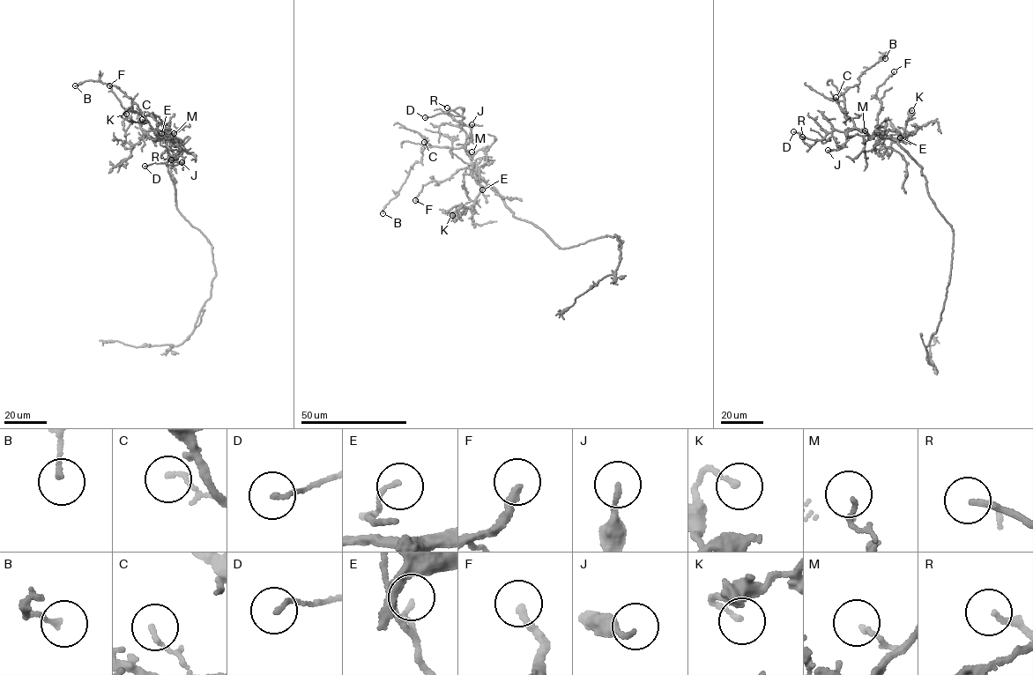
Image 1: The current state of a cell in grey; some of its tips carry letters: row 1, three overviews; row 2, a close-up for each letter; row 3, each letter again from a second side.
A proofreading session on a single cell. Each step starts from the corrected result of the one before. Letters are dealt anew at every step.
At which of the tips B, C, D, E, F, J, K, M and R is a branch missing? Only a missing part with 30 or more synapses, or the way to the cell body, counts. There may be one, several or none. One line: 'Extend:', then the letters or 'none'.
Extend: F

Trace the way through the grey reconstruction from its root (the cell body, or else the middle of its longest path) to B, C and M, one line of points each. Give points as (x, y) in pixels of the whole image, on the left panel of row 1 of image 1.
B: (175, 192), (166, 162), (171, 141), (159, 138), (168, 135), (152, 128), (115, 85), (95, 80), (75, 85)
C: (175, 192), (166, 162), (171, 141), (168, 137), (159, 138), (166, 141), (170, 137), (142, 119)
M: (175, 192), (166, 162), (171, 141), (168, 137), (159, 138), (166, 141), (174, 136), (174, 133)

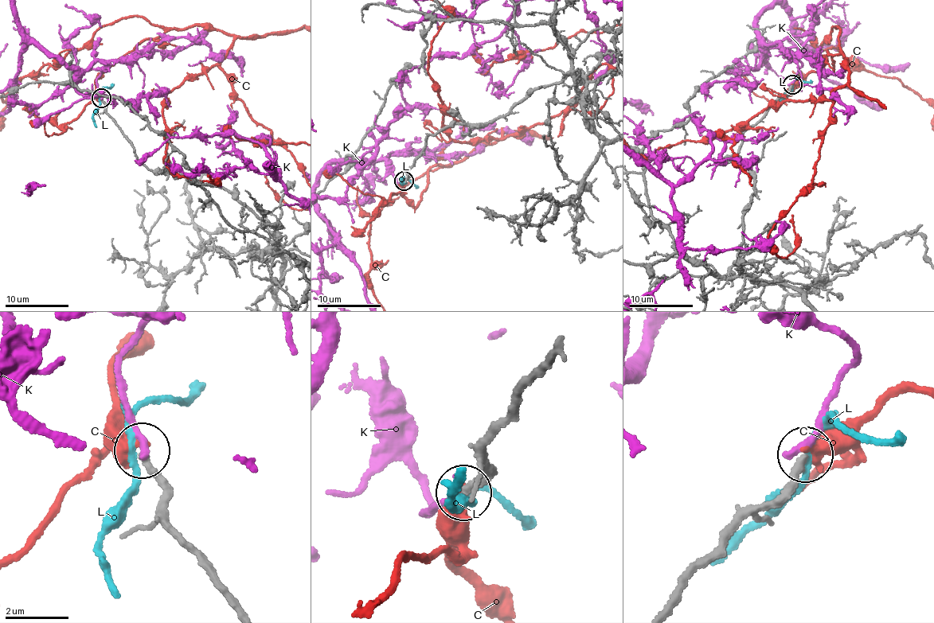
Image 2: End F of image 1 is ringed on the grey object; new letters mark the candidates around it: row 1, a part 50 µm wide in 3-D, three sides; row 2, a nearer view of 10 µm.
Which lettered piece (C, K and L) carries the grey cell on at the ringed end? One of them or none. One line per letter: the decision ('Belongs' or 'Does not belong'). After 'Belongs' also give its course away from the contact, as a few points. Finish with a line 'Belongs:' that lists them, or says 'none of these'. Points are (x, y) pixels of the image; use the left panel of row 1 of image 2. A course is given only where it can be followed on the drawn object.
C: Does not belong
K: Does not belong
L: Does not belong
Belongs: none of these

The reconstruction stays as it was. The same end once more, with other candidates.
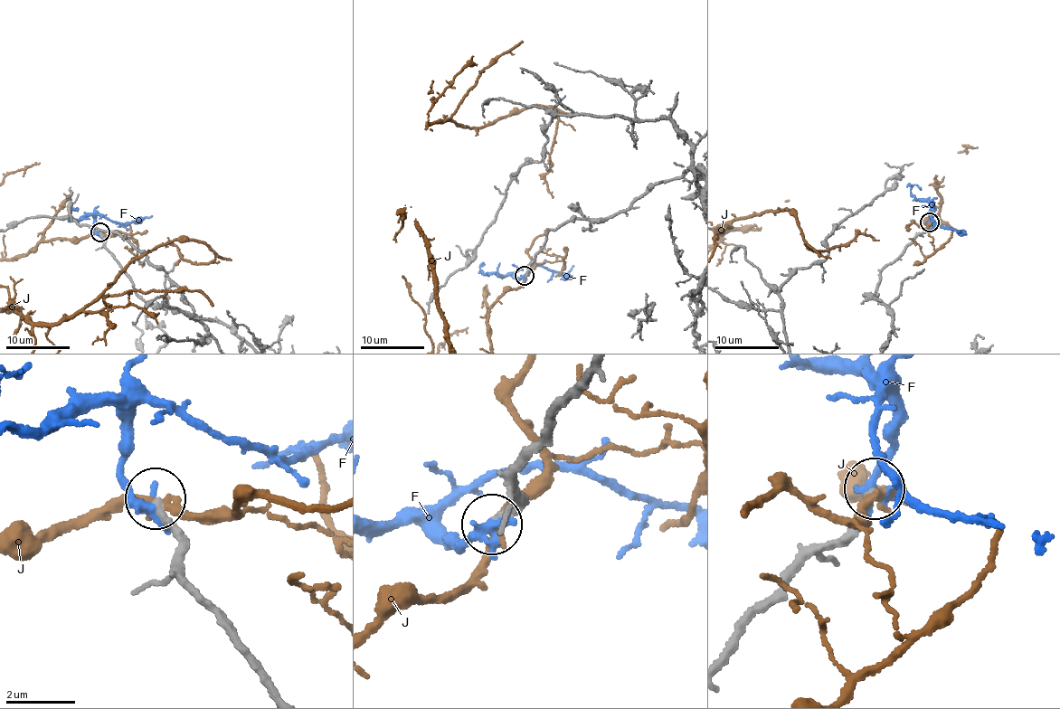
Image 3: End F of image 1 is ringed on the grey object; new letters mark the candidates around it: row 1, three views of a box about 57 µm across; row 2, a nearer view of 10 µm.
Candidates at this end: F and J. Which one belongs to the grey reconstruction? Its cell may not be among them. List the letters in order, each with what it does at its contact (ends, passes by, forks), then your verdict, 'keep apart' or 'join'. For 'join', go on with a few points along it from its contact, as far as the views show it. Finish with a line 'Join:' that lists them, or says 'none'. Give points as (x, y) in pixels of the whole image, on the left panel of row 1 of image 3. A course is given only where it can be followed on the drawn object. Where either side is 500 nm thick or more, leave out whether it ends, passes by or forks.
F: it forks | keep apart
J: it passes by | keep apart
Join: none

